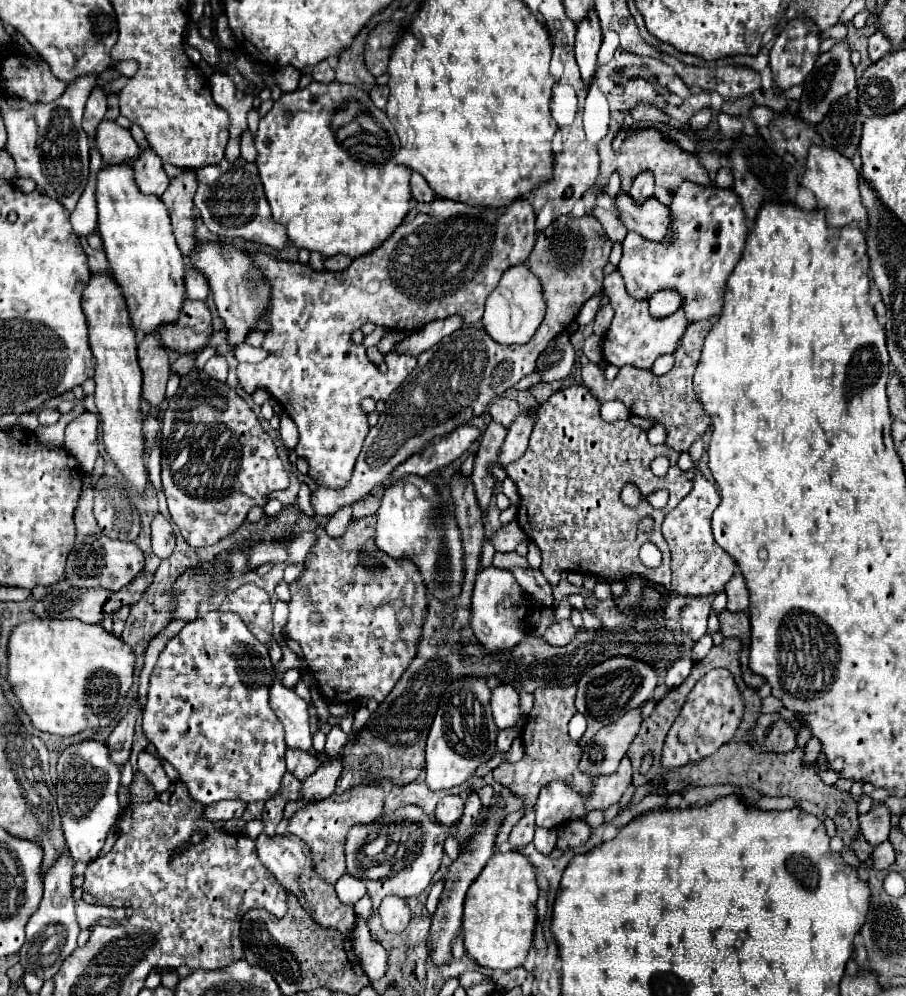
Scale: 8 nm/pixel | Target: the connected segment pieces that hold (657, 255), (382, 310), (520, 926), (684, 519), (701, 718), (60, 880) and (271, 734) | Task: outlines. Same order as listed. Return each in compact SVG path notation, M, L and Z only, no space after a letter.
M682 183L678 195L672 195L670 213L674 215L674 243L650 243L638 233L628 233L622 247L624 255L618 265L626 289L636 299L648 299L664 287L682 293L690 323L702 319L716 319L724 305L724 289L730 273L742 257L748 223L742 211L740 197L732 189L704 189L694 183Z
M436 199L434 203L426 203L424 205L424 213L420 211L410 211L408 217L404 219L404 223L396 229L396 233L384 241L384 245L380 245L376 251L364 255L364 257L358 257L352 261L352 267L348 267L346 271L338 271L338 273L332 273L332 271L314 271L310 265L302 265L302 263L290 263L290 261L278 261L270 255L264 255L264 253L254 253L254 263L258 265L258 269L262 269L262 273L266 275L266 279L270 281L272 285L272 299L270 299L270 307L268 307L268 313L266 313L266 323L272 325L272 331L266 335L262 347L272 355L272 357L266 357L262 363L240 363L238 365L238 379L242 383L242 389L246 391L246 395L252 395L256 393L258 389L266 389L272 393L272 397L284 407L284 411L290 415L290 419L296 423L298 431L300 431L300 441L298 441L298 447L296 447L296 455L306 459L308 461L308 475L320 485L320 487L330 487L330 489L342 489L348 485L350 481L350 475L354 471L354 465L356 465L356 459L360 455L360 449L362 449L362 443L368 435L368 421L366 421L366 415L360 411L360 401L364 397L370 397L374 401L386 401L390 397L392 391L396 391L402 381L410 375L410 373L378 373L376 365L368 361L366 353L364 353L364 347L362 345L354 345L350 341L350 333L354 329L360 329L364 323L374 323L374 325L380 325L384 329L394 329L394 331L406 331L410 333L410 329L420 329L424 327L426 323L430 321L436 321L436 319L446 319L454 313L460 313L464 317L466 323L478 323L482 319L482 313L484 313L484 301L486 297L494 291L494 287L498 285L500 277L504 275L506 269L514 267L514 265L520 265L526 261L526 257L530 255L534 243L536 243L536 227L534 227L534 221L536 221L536 215L534 215L534 209L530 205L530 201L514 201L512 205L504 207L504 209L478 209L478 207L470 207L466 203L458 203L458 201L444 201L444 199Z
M516 849L494 853L494 859L470 885L464 903L464 947L478 965L492 971L510 971L524 965L534 939L538 893L536 873L528 857Z
M698 471L694 475L694 491L686 495L676 509L672 509L664 523L662 533L672 553L672 591L684 597L708 597L724 591L724 585L736 573L736 563L714 543L710 531L710 519L720 503L720 495L712 483L708 483Z
M714 669L706 673L690 691L680 715L672 723L664 747L660 763L664 771L672 771L678 767L684 767L694 761L702 761L710 757L714 751L718 751L724 743L728 743L734 735L734 731L740 725L744 713L742 695L734 683L734 677L726 669Z
M70 853L60 855L54 865L44 875L44 897L36 913L30 917L26 925L26 943L20 949L20 963L26 973L38 975L42 979L50 979L60 969L62 961L76 949L78 939L78 921L74 915L74 899L72 899L72 875L74 875L74 859Z
M210 611L186 623L160 653L150 677L144 735L180 773L190 795L204 803L220 799L268 801L282 789L284 731L268 705L272 677L268 649L234 613Z

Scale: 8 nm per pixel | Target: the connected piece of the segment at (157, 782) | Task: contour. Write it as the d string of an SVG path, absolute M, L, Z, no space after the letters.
M146 749L138 757L138 771L154 785L156 793L162 793L162 791L166 791L170 787L170 779L166 777L160 759L150 755Z

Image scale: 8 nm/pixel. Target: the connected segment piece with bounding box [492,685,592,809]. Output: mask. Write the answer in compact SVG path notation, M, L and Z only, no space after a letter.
M576 685L562 687L556 691L534 691L534 709L528 717L528 723L524 727L524 757L518 763L502 763L492 771L494 781L508 787L510 793L518 799L522 799L522 807L530 809L536 805L540 789L554 781L554 779L566 779L574 789L582 791L584 795L590 793L590 773L580 771L580 757L582 749L578 743L570 741L568 735L568 721L576 713L574 705L576 697Z

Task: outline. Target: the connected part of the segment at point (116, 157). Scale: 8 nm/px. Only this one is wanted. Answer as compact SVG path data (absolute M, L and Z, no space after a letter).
M104 119L98 125L94 145L100 149L102 159L108 165L122 165L122 163L128 165L140 157L140 147L132 139L130 131L108 119Z

